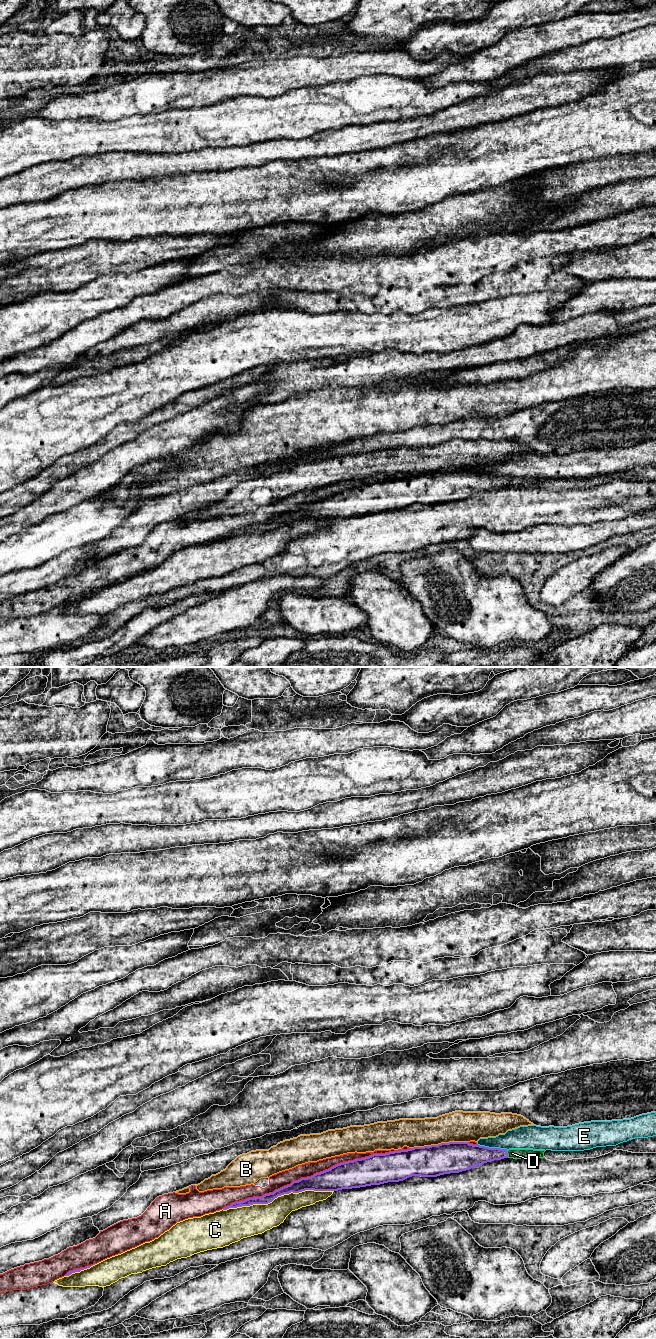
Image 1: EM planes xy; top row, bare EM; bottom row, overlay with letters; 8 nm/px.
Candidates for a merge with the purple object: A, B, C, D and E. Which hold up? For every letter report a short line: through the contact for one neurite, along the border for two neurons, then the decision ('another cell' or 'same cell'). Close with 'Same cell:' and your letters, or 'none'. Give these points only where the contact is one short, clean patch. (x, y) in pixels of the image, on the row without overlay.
A: another cell
B: another cell
C: another cell
D: line xy (476, 483), (507, 482), (512, 481); same cell
E: another cell
Same cell: D

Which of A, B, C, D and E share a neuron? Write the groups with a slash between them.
A E / B / C / D

